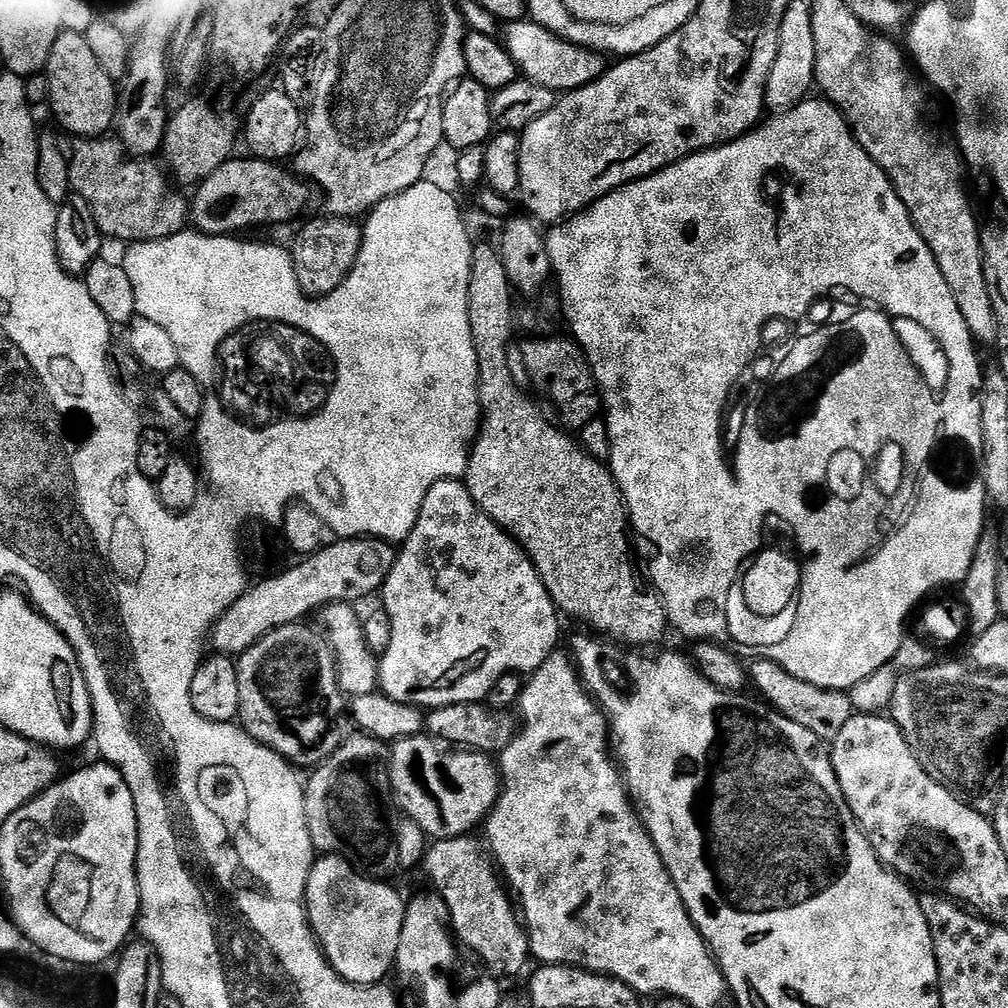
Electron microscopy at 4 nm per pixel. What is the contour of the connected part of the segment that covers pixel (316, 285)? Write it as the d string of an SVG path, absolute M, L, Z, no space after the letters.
M325 215L324 220L312 220L290 244L292 261L298 282L307 296L329 296L352 273L364 241L361 225L355 219Z

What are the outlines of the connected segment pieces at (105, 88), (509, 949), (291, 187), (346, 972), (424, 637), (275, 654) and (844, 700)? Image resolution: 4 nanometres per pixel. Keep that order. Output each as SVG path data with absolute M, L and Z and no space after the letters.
M61 32L50 50L46 77L48 100L56 120L76 138L100 138L113 131L118 120L118 84L98 66L84 36Z
M455 836L429 843L422 872L428 875L437 894L444 899L446 920L457 945L468 947L489 973L500 978L516 976L530 961L528 929L524 927L485 845L472 839L476 838Z
M229 158L214 174L200 181L196 197L190 200L190 220L195 231L207 236L244 234L247 228L264 228L267 224L288 224L304 212L308 204L309 185L299 175L290 173L271 160L236 160Z
M321 855L313 863L310 878L306 882L304 909L308 911L308 925L312 928L312 933L315 934L330 966L351 984L379 984L385 979L387 972L393 971L405 907L406 900L400 897L398 889L391 888L383 879L357 872L350 861L340 856Z
M463 479L443 480L434 482L434 486L430 486L420 507L418 522L414 526L414 530L405 538L402 547L396 553L396 561L382 589L383 596L382 611L390 618L390 642L379 657L379 691L399 704L410 704L413 708L421 710L454 706L455 704L475 704L487 697L488 691L492 689L494 682L498 682L498 678L509 674L536 672L538 666L542 666L542 662L546 662L546 658L550 658L550 654L561 647L560 620L562 621L562 616L555 602L550 598L534 562L525 554L519 542L503 528L499 528L474 502Z
M297 622L267 632L236 660L240 699L238 720L244 731L259 744L274 750L293 766L301 764L312 770L323 764L346 739L345 733L340 733L340 711L343 708L345 711L346 700L336 676L336 655L332 653L327 639L315 627L307 628L306 625Z
M753 659L751 663L750 684L761 692L759 695L777 712L790 718L790 722L798 722L798 726L806 726L806 730L810 730L810 734L814 734L818 739L825 742L835 740L842 726L850 722L854 709L851 695L847 691L835 692L829 688L810 686L810 682L802 682L802 678L794 678L794 674L782 670L778 662Z

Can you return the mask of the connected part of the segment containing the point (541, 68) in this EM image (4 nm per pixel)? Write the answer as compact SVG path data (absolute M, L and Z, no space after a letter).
M531 18L505 23L502 28L502 43L510 58L514 58L516 71L523 79L557 94L578 90L603 76L606 71L605 57L599 51L572 44Z

